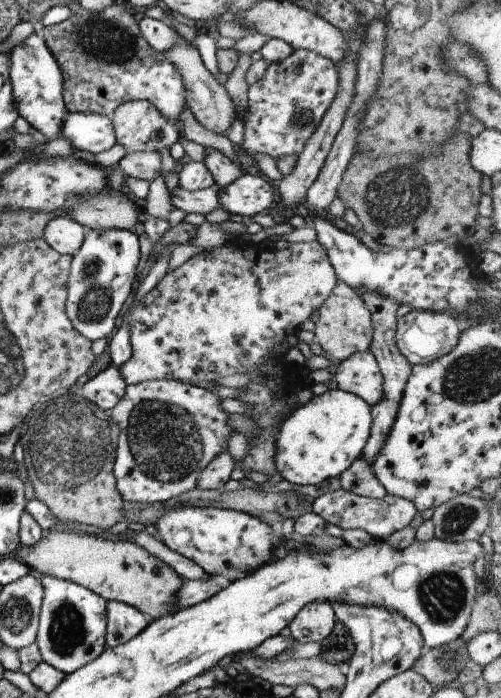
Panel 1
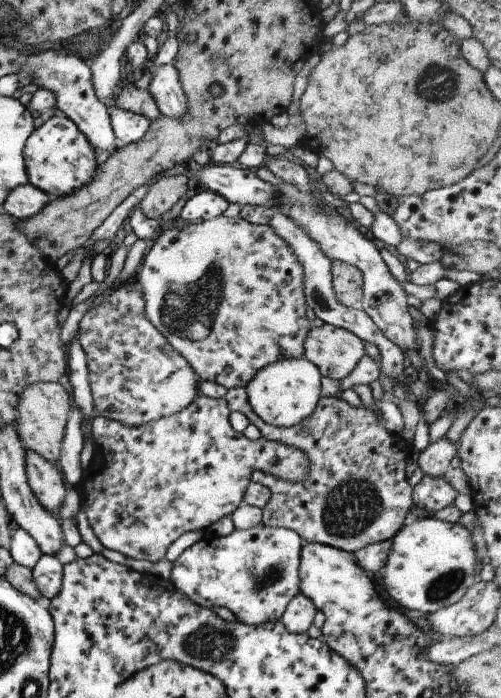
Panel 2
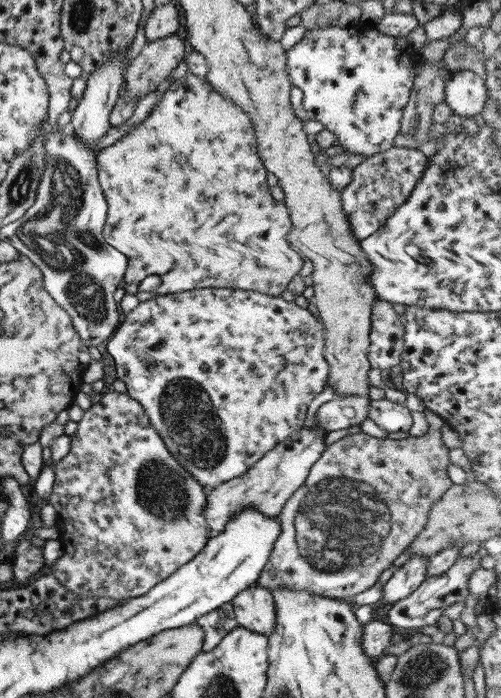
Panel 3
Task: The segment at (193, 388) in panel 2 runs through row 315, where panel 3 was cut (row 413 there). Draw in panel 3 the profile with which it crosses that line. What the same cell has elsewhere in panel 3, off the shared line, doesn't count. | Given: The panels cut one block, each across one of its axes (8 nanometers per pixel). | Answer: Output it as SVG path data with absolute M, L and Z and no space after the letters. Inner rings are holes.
M110 391L101 393L94 398L92 405L83 410L81 419L76 422L77 428L75 434L69 436L70 448L68 454L59 461L53 463L53 471L55 471L55 480L51 486L51 492L45 500L53 505L57 520L55 526L59 529L60 543L63 548L62 555L55 560L55 563L49 565L51 576L55 577L59 583L68 591L83 597L107 597L113 599L130 599L146 594L157 582L161 582L167 578L179 566L183 566L191 560L207 542L209 538L209 528L205 526L205 518L203 518L203 507L207 496L203 492L203 487L181 464L171 457L171 454L163 445L163 440L151 424L149 418L145 414L141 404L133 398L129 398L125 393L118 394Z

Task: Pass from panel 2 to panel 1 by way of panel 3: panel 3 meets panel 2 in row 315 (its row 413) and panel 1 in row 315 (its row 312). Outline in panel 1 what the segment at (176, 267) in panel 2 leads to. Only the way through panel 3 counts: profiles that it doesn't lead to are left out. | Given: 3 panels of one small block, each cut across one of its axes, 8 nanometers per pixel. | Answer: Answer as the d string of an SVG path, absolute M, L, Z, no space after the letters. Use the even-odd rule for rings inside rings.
M235 237L207 252L185 260L155 284L127 314L131 358L119 366L126 386L154 379L214 382L233 374L246 374L265 364L269 354L286 351L279 344L285 336L297 336L301 322L319 311L337 278L325 250L316 242L290 244L283 250L253 245Z

